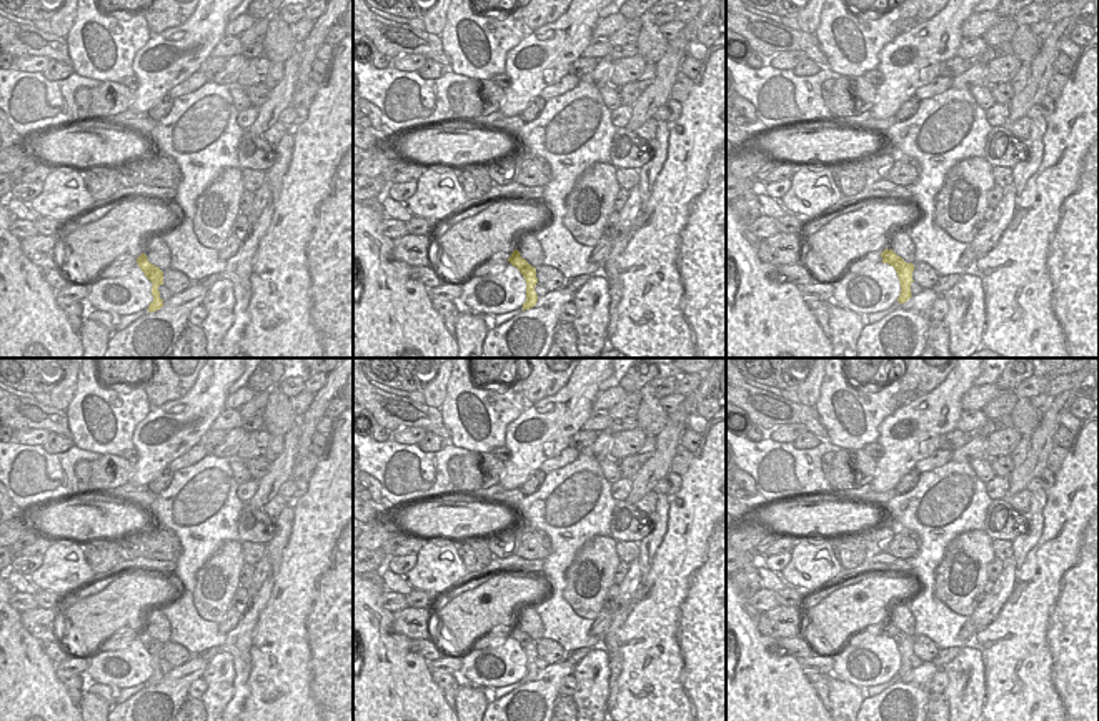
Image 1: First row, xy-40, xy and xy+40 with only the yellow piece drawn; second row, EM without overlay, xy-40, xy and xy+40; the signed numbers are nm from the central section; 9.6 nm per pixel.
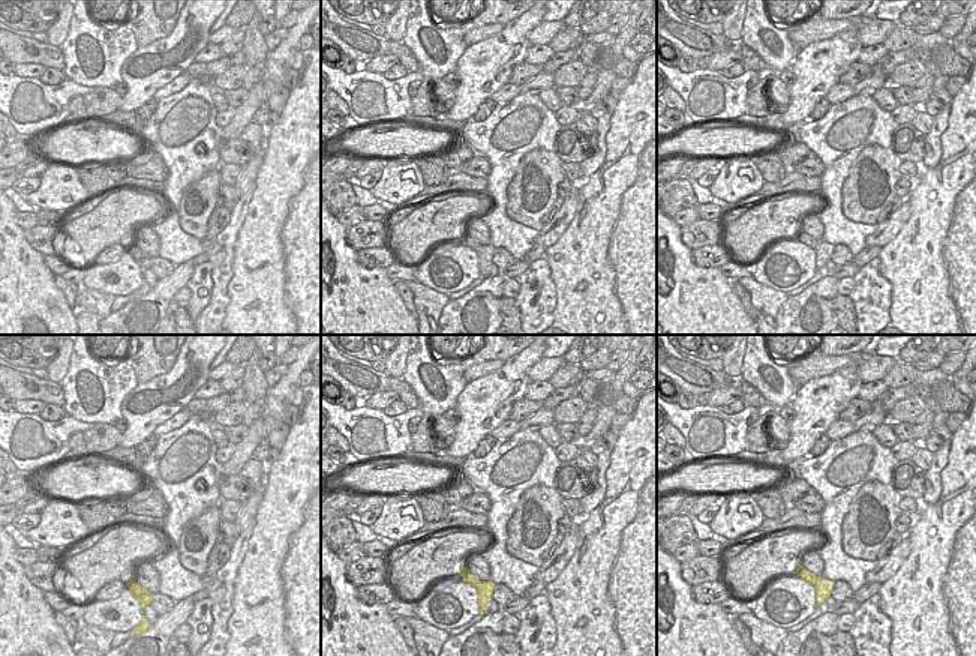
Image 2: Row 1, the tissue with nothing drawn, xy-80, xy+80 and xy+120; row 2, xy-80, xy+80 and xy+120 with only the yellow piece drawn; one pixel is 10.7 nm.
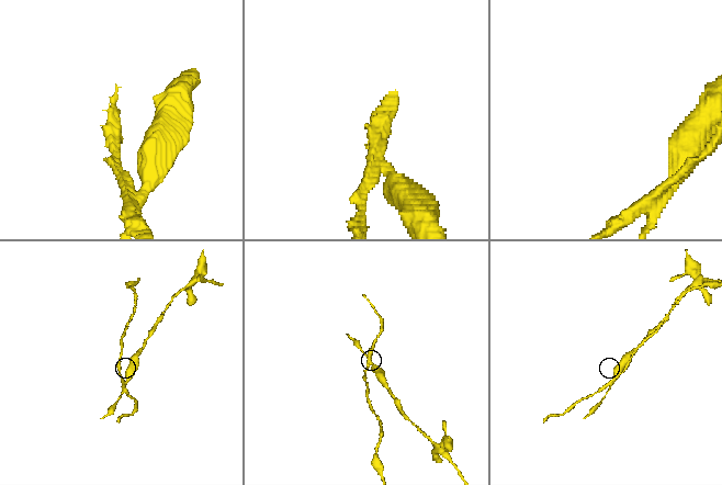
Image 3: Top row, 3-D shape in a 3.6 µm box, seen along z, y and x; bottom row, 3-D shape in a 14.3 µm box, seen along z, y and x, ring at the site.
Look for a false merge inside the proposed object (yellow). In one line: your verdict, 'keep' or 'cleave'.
cleave

